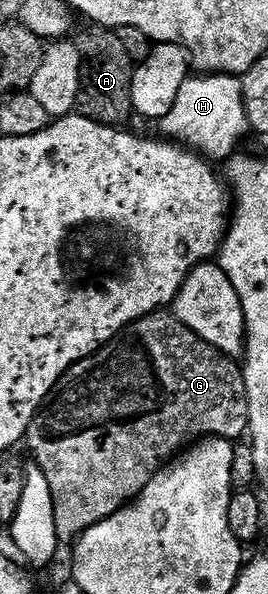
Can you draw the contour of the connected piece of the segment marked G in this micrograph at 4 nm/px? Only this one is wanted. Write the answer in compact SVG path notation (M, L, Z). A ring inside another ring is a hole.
M166 311L150 313L141 317L132 325L126 326L114 340L110 341L102 349L97 349L90 357L78 361L55 384L51 393L42 402L42 408L34 414L34 421L28 427L24 441L30 444L30 453L33 464L38 465L48 479L51 488L52 504L55 507L56 535L59 542L77 542L88 527L108 519L116 511L120 511L125 505L130 504L135 497L142 494L142 489L155 477L159 468L171 460L183 447L197 442L205 437L224 437L238 439L250 428L250 400L246 394L246 378L239 362L235 358L226 356L212 343L200 339L187 325L180 323L177 317Z

